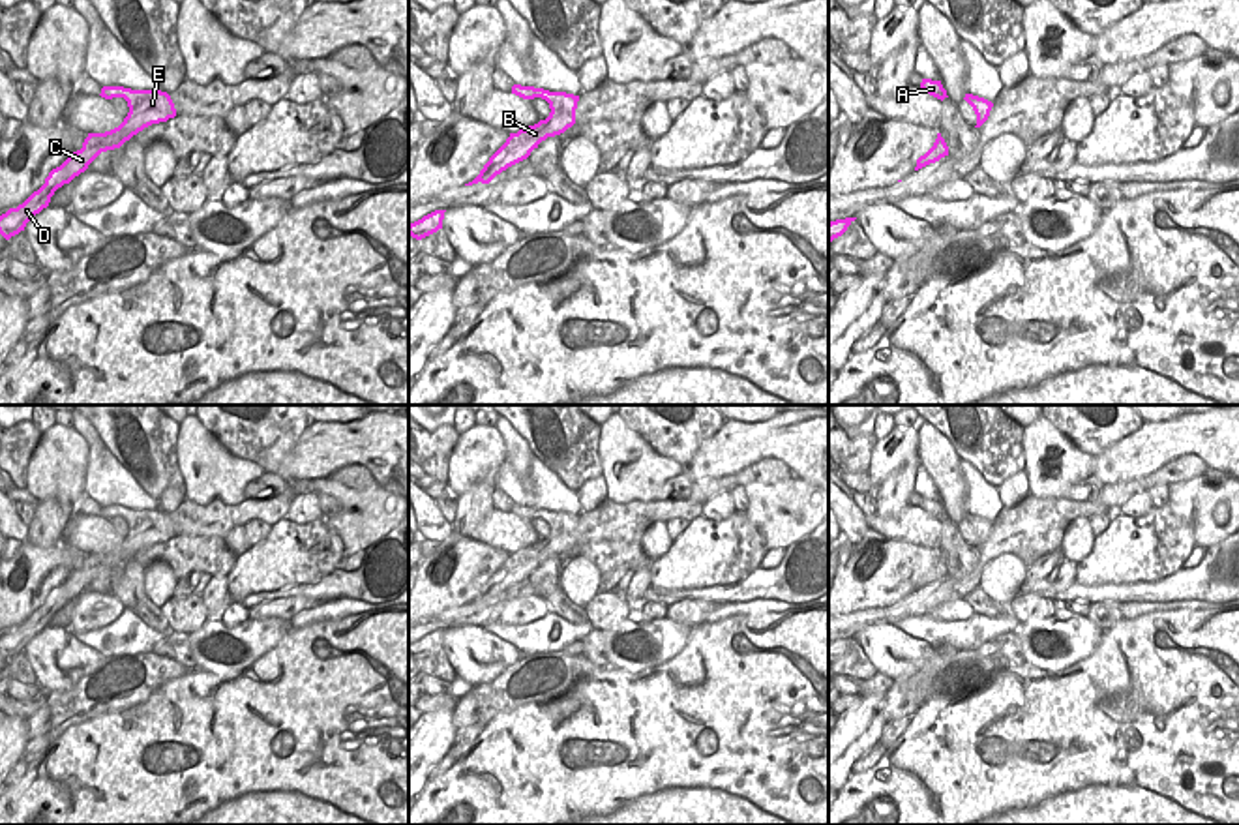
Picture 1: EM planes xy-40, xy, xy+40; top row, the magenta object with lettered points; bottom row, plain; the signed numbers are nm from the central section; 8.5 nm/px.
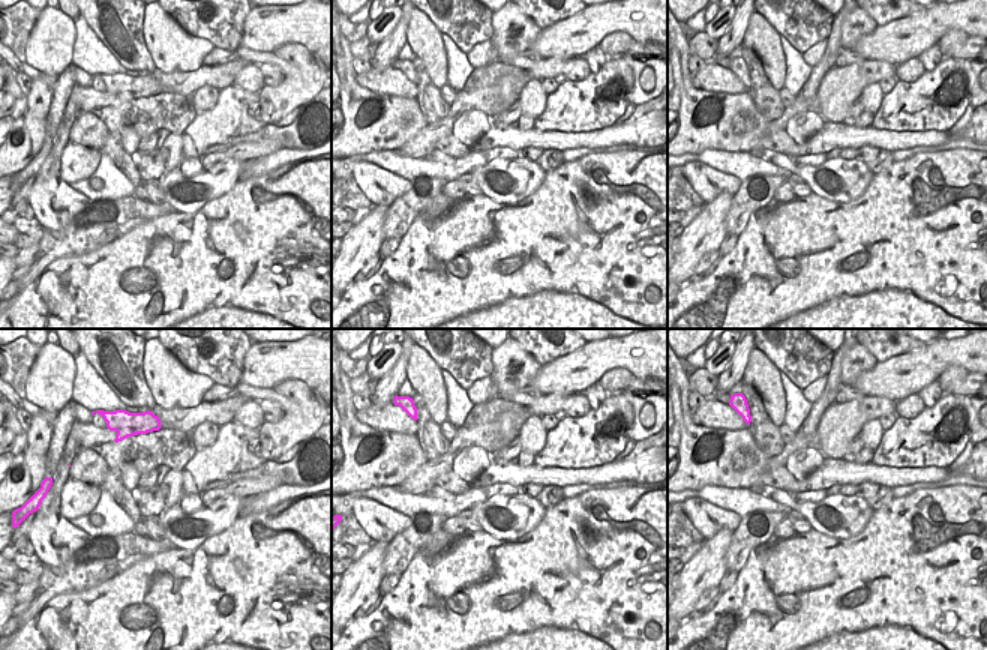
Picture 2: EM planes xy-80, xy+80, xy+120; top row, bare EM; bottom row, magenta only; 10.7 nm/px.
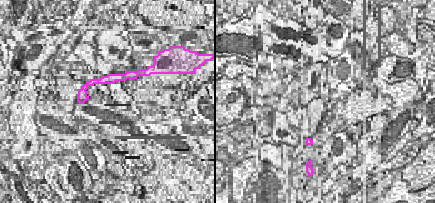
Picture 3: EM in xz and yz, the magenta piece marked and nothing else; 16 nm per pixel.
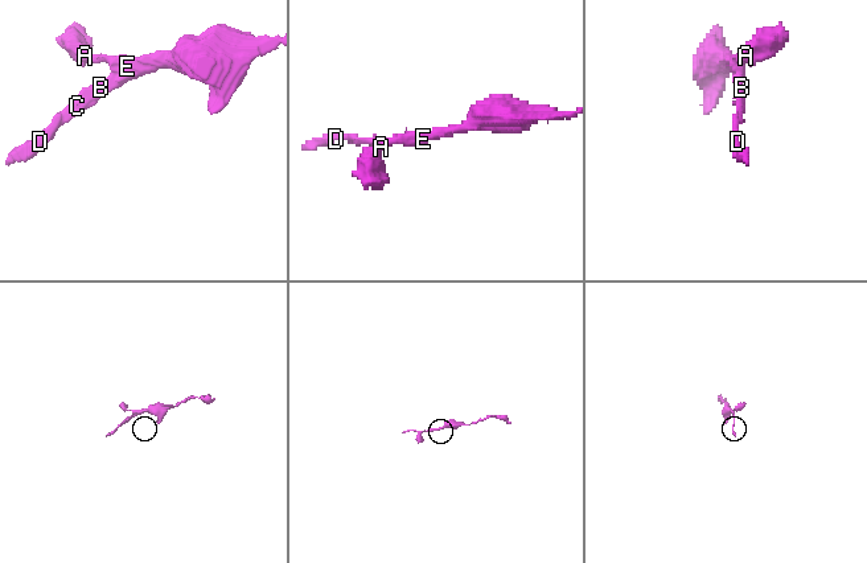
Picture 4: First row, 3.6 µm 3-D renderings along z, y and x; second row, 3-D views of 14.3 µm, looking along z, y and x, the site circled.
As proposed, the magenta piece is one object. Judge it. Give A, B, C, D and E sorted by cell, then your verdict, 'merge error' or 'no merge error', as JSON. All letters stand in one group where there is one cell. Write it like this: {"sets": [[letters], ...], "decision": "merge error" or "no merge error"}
{"sets": [["A", "B", "C", "D", "E"]], "decision": "no merge error"}

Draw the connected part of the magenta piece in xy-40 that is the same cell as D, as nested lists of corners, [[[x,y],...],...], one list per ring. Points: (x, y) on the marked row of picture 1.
[[[103,86],[99,96],[105,99],[124,98],[129,107],[127,116],[118,128],[111,131],[88,133],[82,148],[73,152],[60,167],[52,169],[45,178],[45,184],[37,191],[34,191],[17,208],[9,208],[0,216],[0,234],[6,240],[24,231],[26,223],[49,206],[54,191],[84,172],[101,152],[120,148],[126,141],[129,141],[144,128],[167,122],[169,118],[176,116],[171,96],[161,90]]]

